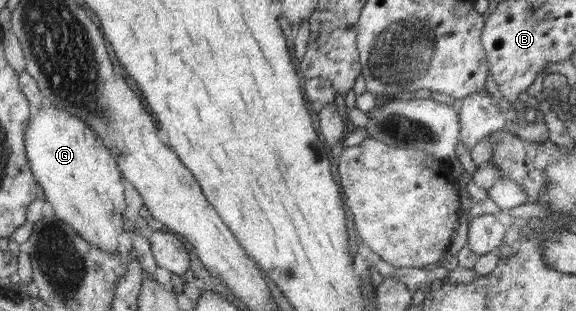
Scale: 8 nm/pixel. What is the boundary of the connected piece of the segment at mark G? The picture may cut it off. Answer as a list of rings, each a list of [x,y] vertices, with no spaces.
[[[46,101],[46,103],[42,104],[40,110],[33,113],[30,117],[30,122],[26,129],[26,154],[29,156],[30,167],[33,169],[34,177],[37,178],[38,182],[43,186],[46,201],[49,201],[55,210],[55,216],[62,219],[69,227],[73,227],[87,243],[95,245],[95,248],[102,249],[103,252],[115,254],[117,249],[120,249],[117,237],[119,237],[121,233],[124,233],[123,221],[125,221],[125,219],[123,219],[123,211],[125,211],[125,207],[127,207],[127,205],[125,205],[125,195],[123,195],[124,180],[121,168],[117,167],[118,162],[114,157],[111,157],[110,148],[103,145],[101,138],[102,136],[100,136],[97,131],[93,131],[89,124],[85,123],[82,119],[79,119],[78,116],[71,115],[70,112],[63,111],[62,108]]]

